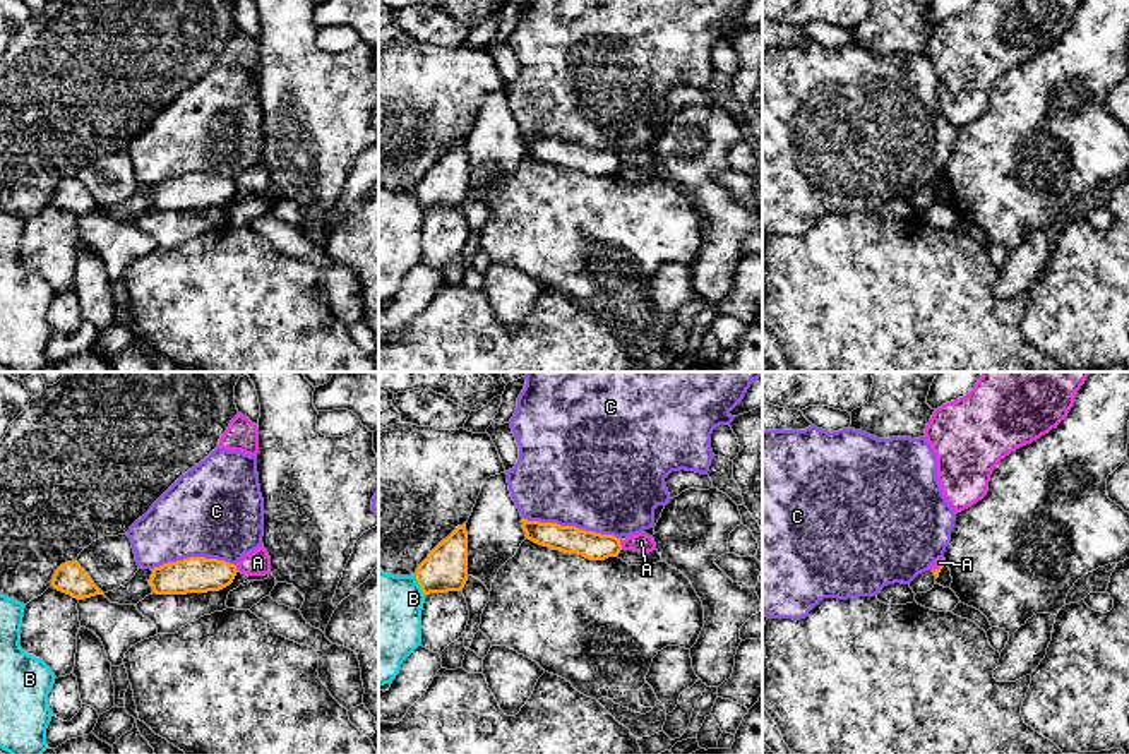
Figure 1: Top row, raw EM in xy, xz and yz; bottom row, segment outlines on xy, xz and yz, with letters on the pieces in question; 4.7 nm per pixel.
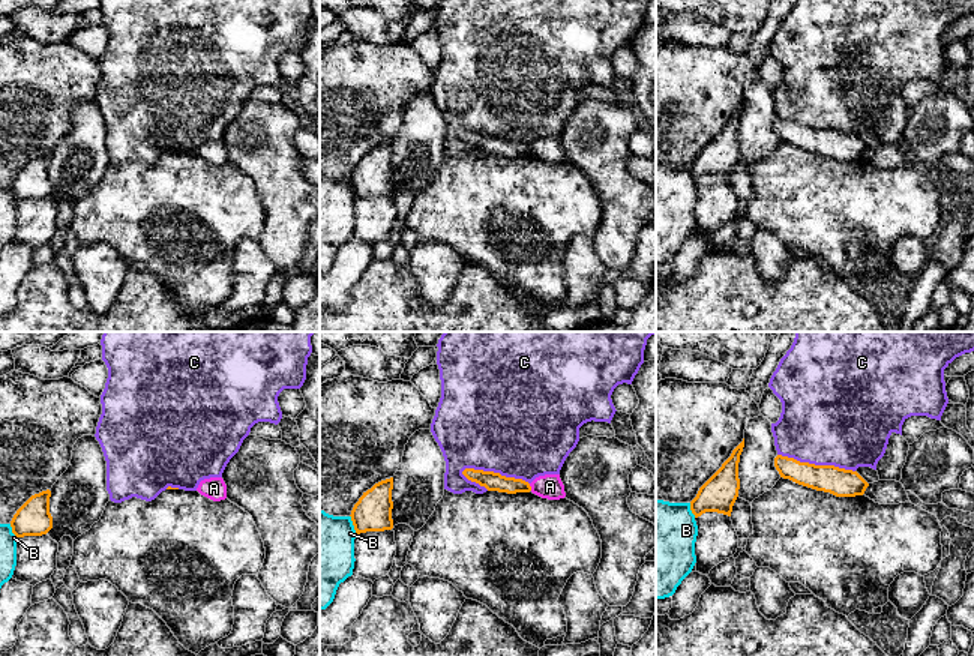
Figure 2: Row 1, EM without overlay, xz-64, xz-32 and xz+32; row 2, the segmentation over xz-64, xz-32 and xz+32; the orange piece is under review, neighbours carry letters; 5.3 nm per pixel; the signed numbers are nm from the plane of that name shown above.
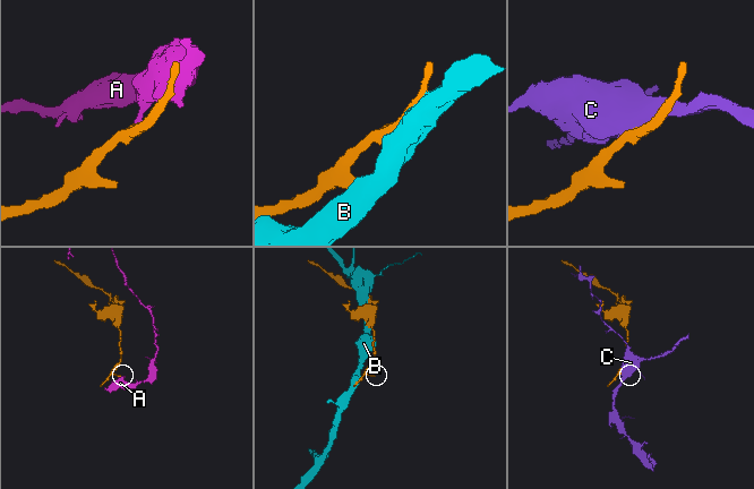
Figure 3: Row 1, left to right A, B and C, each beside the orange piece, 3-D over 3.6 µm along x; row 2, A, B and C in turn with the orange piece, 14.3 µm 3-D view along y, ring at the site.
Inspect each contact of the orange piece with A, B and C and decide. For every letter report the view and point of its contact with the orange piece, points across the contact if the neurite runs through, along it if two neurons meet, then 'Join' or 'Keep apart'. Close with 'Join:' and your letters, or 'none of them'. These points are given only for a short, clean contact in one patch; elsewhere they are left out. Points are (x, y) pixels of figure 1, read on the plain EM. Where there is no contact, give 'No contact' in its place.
A: Touches orange at xz (621, 161). Boundary: xz (619, 156), (622, 165). Keep apart
B: Touches orange at xz (418, 199). Keep apart
C: Touches orange at xz (571, 143). Boundary: xz (523, 132), (533, 137), (555, 137), (612, 149), (619, 155). Keep apart
Join: none of them

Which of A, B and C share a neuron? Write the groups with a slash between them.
A / B / C

